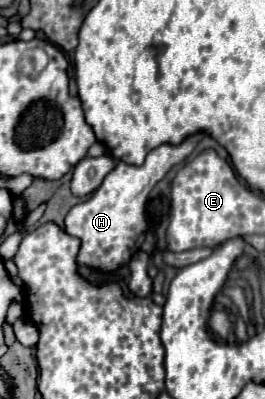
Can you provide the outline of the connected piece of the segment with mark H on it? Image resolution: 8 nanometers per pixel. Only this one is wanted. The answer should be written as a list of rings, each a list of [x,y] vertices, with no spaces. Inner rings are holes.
[[[202,134],[184,140],[180,146],[158,146],[148,154],[142,166],[116,162],[114,170],[96,188],[96,194],[88,196],[84,202],[70,208],[70,212],[64,218],[64,230],[66,234],[80,240],[80,252],[76,256],[78,266],[90,266],[98,272],[116,272],[118,268],[130,262],[130,258],[138,252],[146,238],[148,224],[144,208],[150,190],[158,180],[162,180],[168,174],[172,166],[180,164],[194,150],[200,138]]]

